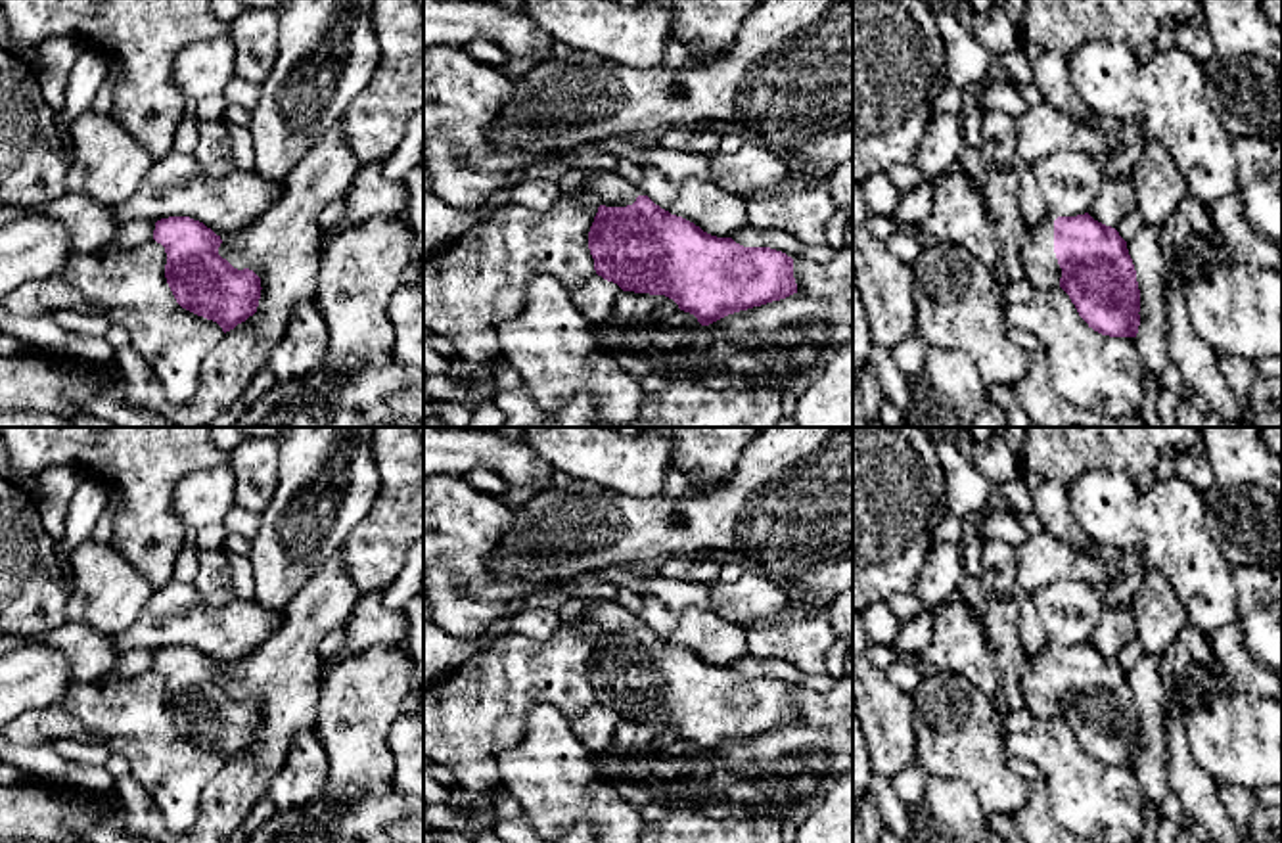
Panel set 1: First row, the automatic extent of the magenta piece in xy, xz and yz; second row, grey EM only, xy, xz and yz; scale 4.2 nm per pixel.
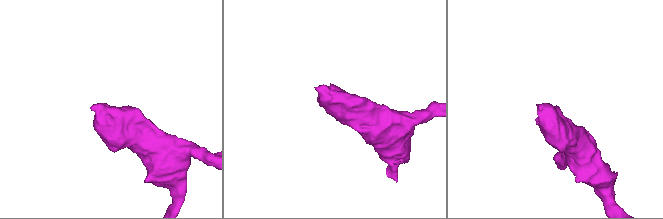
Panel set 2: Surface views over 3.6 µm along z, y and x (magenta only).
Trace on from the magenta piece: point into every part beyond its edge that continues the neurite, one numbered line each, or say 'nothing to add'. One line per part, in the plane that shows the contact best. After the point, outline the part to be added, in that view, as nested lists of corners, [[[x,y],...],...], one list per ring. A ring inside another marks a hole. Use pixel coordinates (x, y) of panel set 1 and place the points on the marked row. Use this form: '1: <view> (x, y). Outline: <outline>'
1: yz (1039, 261). Outline: [[[1056,215],[1037,226],[1025,224],[1025,238],[1021,245],[1021,266],[1025,278],[1035,289],[1060,287],[1062,268],[1054,253],[1054,220]]]

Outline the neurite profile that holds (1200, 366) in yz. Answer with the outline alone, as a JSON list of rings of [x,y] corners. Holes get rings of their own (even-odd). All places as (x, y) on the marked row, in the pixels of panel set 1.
[[[1175,276],[1169,289],[1169,358],[1179,366],[1184,385],[1200,395],[1230,427],[1244,427],[1246,406],[1230,393],[1221,356],[1192,328],[1184,282]]]

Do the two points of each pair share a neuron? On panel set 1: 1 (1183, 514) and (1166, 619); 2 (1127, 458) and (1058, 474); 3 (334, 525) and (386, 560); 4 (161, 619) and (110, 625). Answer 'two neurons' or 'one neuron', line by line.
1: two neurons
2: one neuron
3: two neurons
4: two neurons

